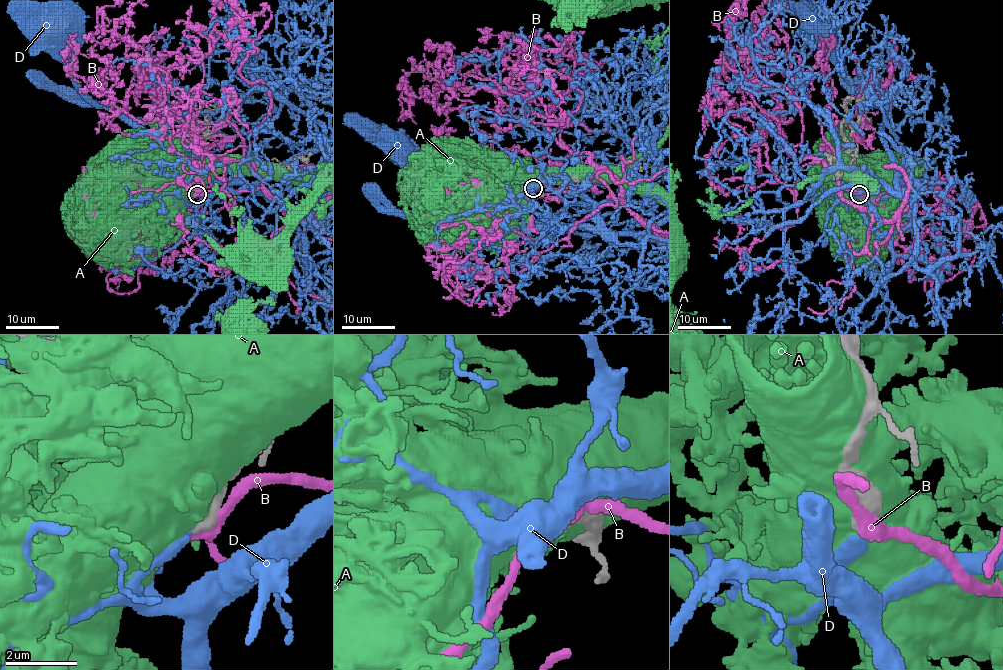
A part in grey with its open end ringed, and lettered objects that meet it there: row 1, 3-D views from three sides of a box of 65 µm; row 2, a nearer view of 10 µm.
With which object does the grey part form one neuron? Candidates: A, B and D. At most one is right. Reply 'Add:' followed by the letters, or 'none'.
Add: D

